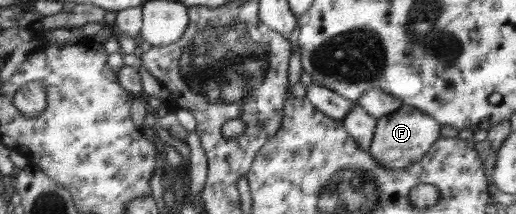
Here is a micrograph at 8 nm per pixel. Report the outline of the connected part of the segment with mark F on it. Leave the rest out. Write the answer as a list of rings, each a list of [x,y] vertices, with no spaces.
[[[403,103],[395,112],[377,120],[369,153],[385,168],[407,168],[419,162],[429,148],[441,138],[442,127],[436,118]]]

